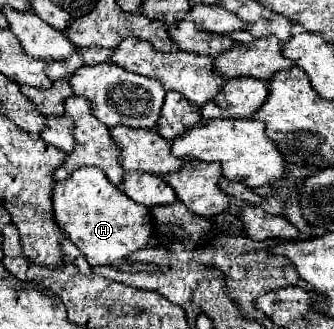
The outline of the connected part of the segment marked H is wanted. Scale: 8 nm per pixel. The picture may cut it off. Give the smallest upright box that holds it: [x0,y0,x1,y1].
[53,168,157,270]

